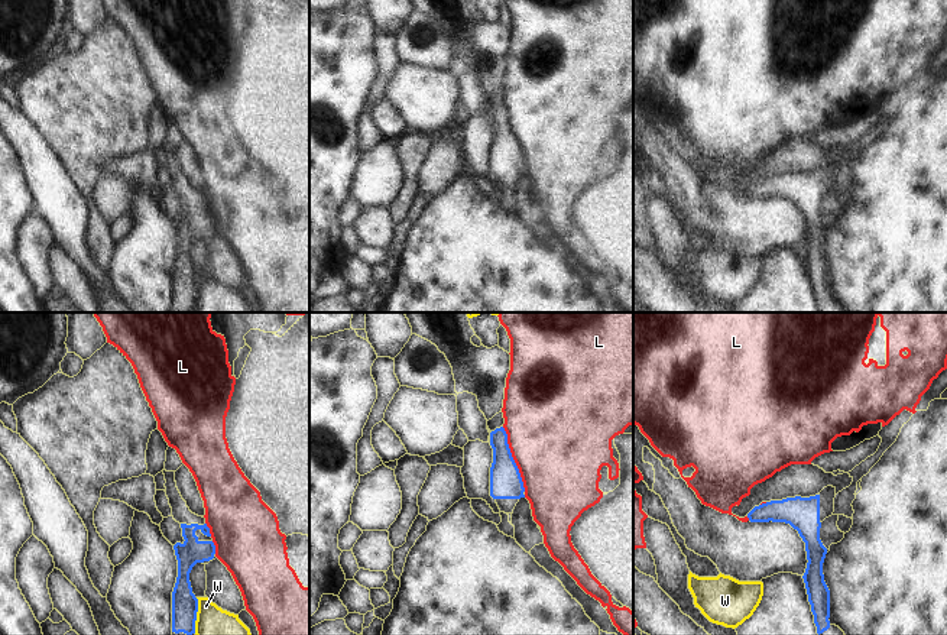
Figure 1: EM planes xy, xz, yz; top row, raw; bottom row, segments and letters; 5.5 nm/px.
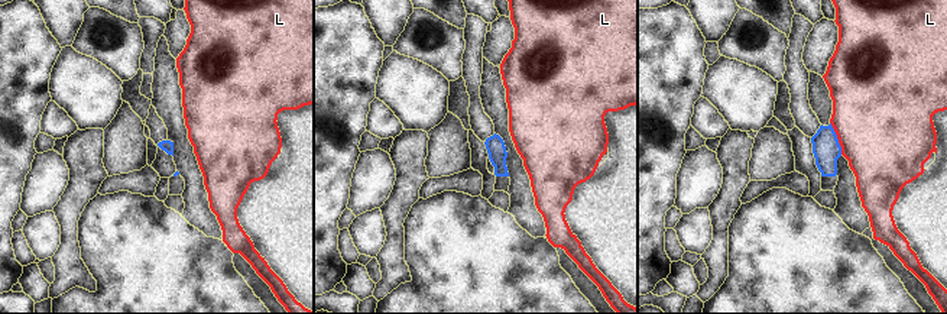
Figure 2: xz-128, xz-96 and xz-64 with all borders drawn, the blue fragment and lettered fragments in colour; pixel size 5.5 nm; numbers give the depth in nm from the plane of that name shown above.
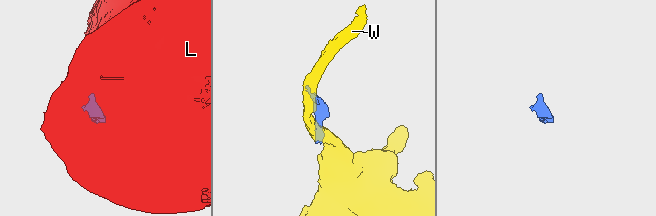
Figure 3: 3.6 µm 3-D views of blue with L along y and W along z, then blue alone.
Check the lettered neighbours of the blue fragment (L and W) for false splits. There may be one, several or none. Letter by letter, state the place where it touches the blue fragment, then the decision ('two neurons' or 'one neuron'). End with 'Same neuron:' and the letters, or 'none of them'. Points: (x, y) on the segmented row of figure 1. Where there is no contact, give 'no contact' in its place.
L: contact xz (512, 459); two neurons
W: contact xy (195, 615); two neurons
Same neuron: none of them

